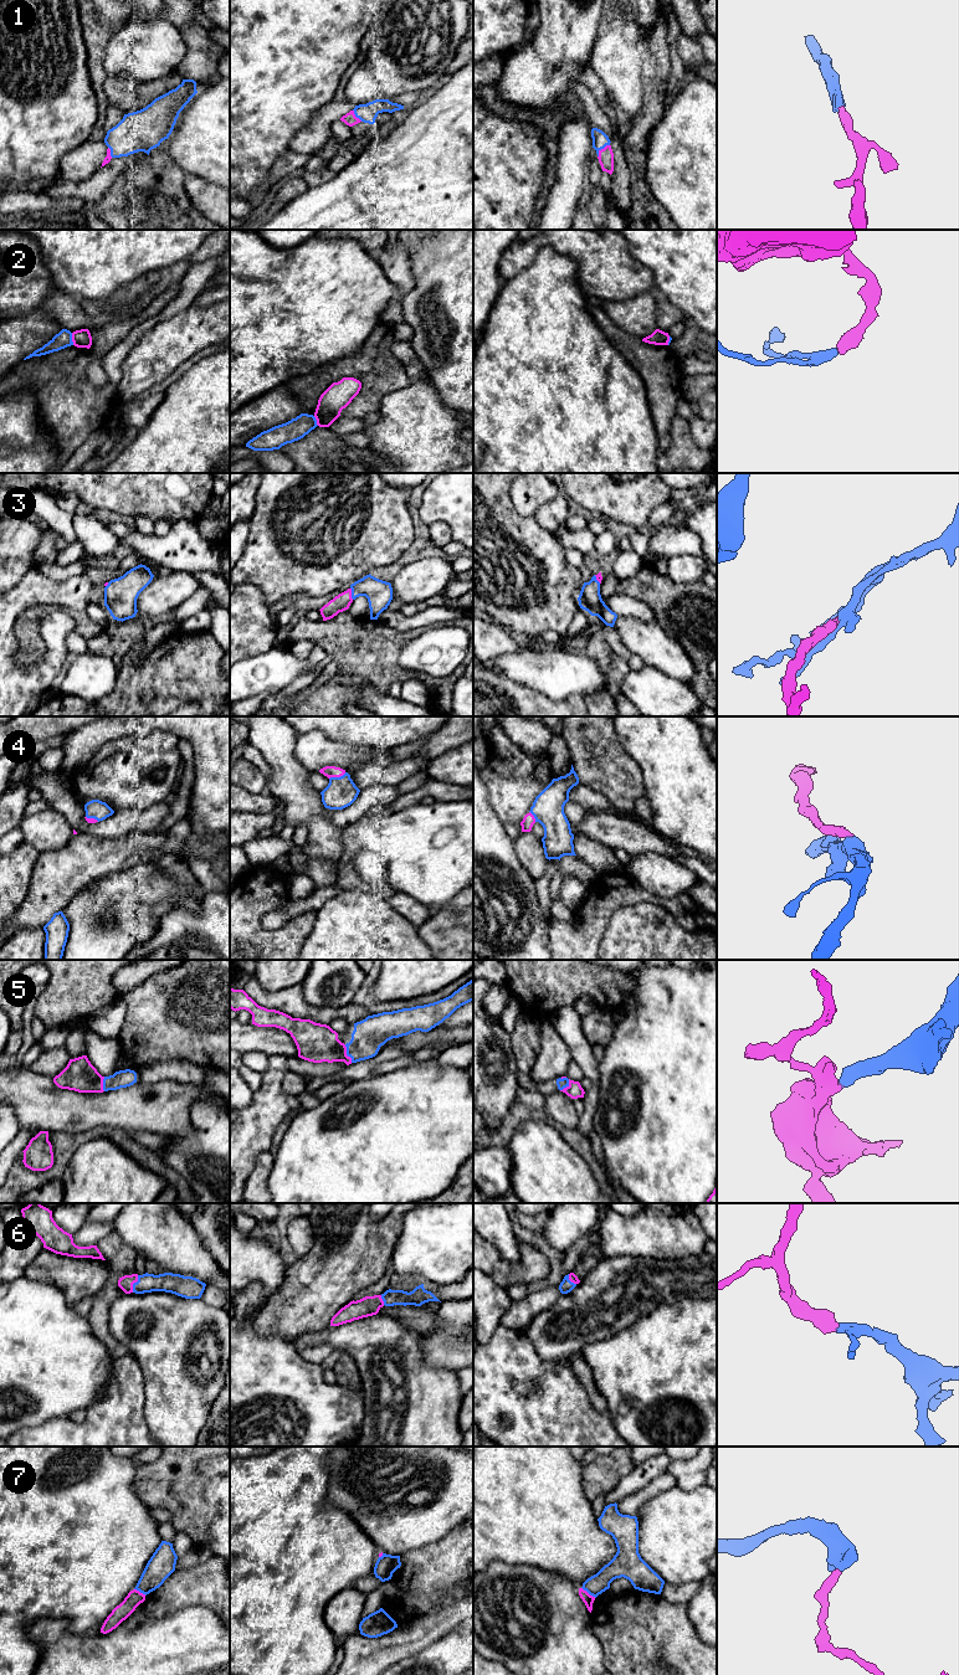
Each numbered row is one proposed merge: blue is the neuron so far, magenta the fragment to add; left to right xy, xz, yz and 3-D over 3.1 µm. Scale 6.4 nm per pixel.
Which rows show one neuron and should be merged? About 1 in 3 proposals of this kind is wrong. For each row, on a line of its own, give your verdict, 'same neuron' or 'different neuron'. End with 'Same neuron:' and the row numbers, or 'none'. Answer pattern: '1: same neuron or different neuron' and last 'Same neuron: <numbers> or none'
1: same neuron
2: different neuron
3: same neuron
4: same neuron
5: same neuron
6: same neuron
7: different neuron
Same neuron: 1, 3, 4, 5, 6

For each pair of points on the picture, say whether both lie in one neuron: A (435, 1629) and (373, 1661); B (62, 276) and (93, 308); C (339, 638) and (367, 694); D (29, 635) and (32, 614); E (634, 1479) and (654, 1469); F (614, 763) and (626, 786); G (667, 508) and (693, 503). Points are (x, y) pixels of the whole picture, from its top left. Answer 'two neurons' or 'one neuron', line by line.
A: one neuron
B: two neurons
C: two neurons
D: one neuron
E: one neuron
F: one neuron
G: one neuron

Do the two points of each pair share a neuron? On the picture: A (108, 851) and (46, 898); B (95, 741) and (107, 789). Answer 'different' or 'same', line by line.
A: same
B: different

